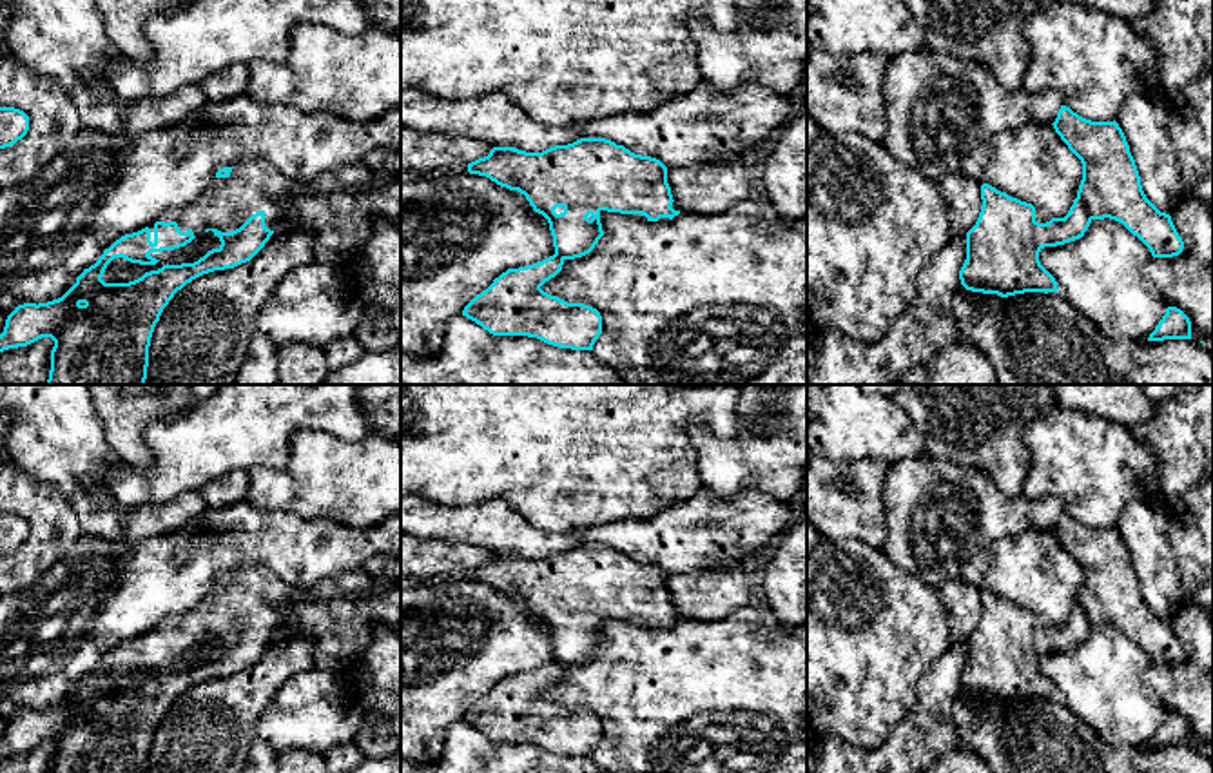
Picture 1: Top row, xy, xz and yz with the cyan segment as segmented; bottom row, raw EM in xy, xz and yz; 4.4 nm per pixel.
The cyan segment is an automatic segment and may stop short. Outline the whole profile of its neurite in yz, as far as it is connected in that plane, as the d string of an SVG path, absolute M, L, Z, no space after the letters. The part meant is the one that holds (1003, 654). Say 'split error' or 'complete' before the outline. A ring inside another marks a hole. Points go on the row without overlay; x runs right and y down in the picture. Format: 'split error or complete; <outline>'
split error; M1061 512L1052 530L1061 546L1082 570L1082 586L1077 604L1064 624L1052 624L1032 610L1021 608L981 592L981 619L975 631L966 639L966 666L959 677L961 691L972 699L997 700L1001 704L1024 699L1057 699L1055 684L1041 671L1039 659L1084 642L1093 626L1115 626L1137 642L1153 664L1173 664L1184 655L1171 622L1160 619L1144 601L1135 566L1119 530L1092 528L1070 514Z

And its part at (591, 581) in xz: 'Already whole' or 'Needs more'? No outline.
Needs more

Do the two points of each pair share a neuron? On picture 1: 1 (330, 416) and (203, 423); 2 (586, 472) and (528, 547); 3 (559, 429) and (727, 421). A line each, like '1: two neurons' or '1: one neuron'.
1: one neuron
2: two neurons
3: one neuron

